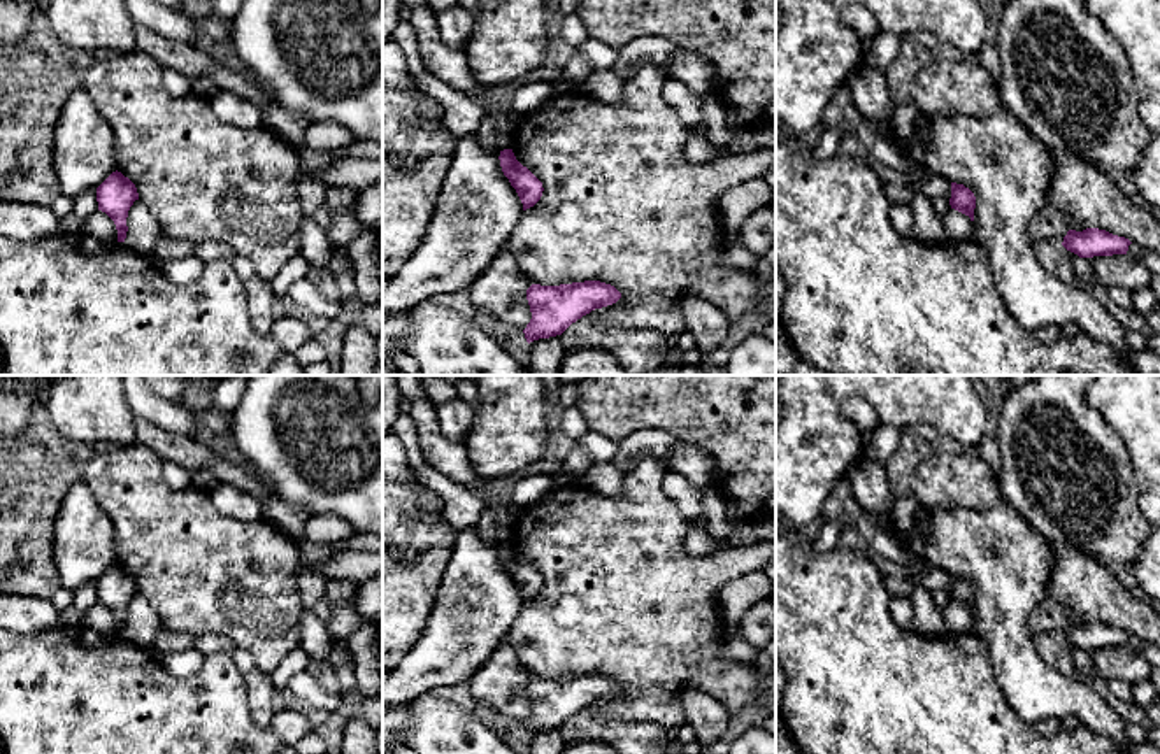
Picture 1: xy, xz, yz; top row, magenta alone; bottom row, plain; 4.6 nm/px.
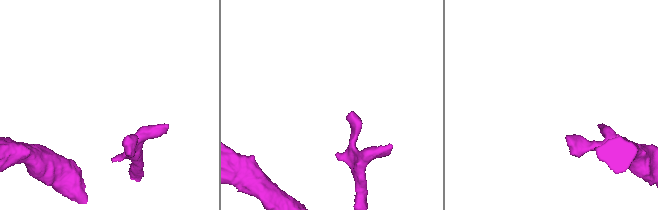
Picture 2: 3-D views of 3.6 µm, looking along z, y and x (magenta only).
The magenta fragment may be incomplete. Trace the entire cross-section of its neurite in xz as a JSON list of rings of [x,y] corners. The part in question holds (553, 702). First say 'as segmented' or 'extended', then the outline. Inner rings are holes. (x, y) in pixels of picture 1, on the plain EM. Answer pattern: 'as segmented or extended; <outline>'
as segmented; [[[584,673],[560,679],[532,677],[526,682],[532,712],[523,722],[526,735],[562,728],[572,715],[616,696],[621,686],[600,673]]]

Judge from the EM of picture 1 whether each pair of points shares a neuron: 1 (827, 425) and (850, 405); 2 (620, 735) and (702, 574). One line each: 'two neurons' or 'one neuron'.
1: two neurons
2: two neurons

